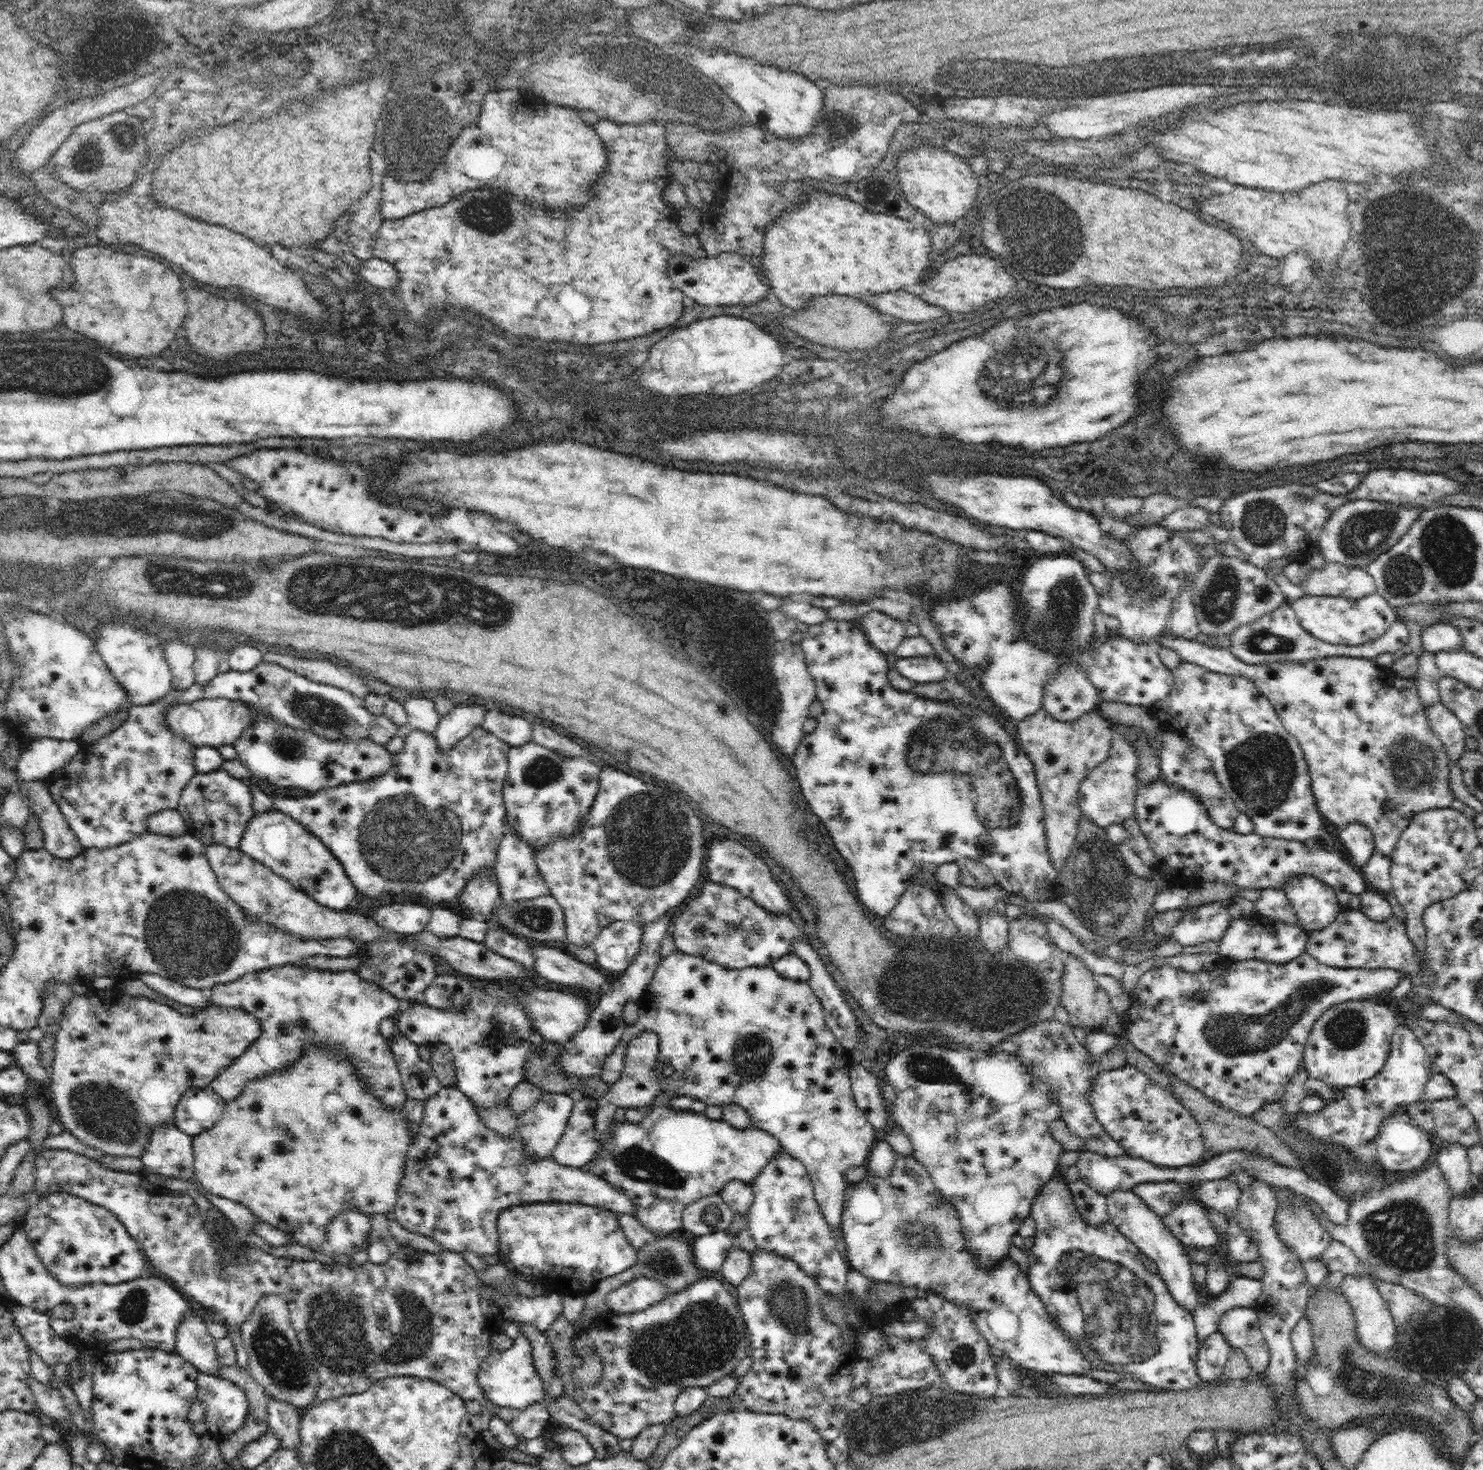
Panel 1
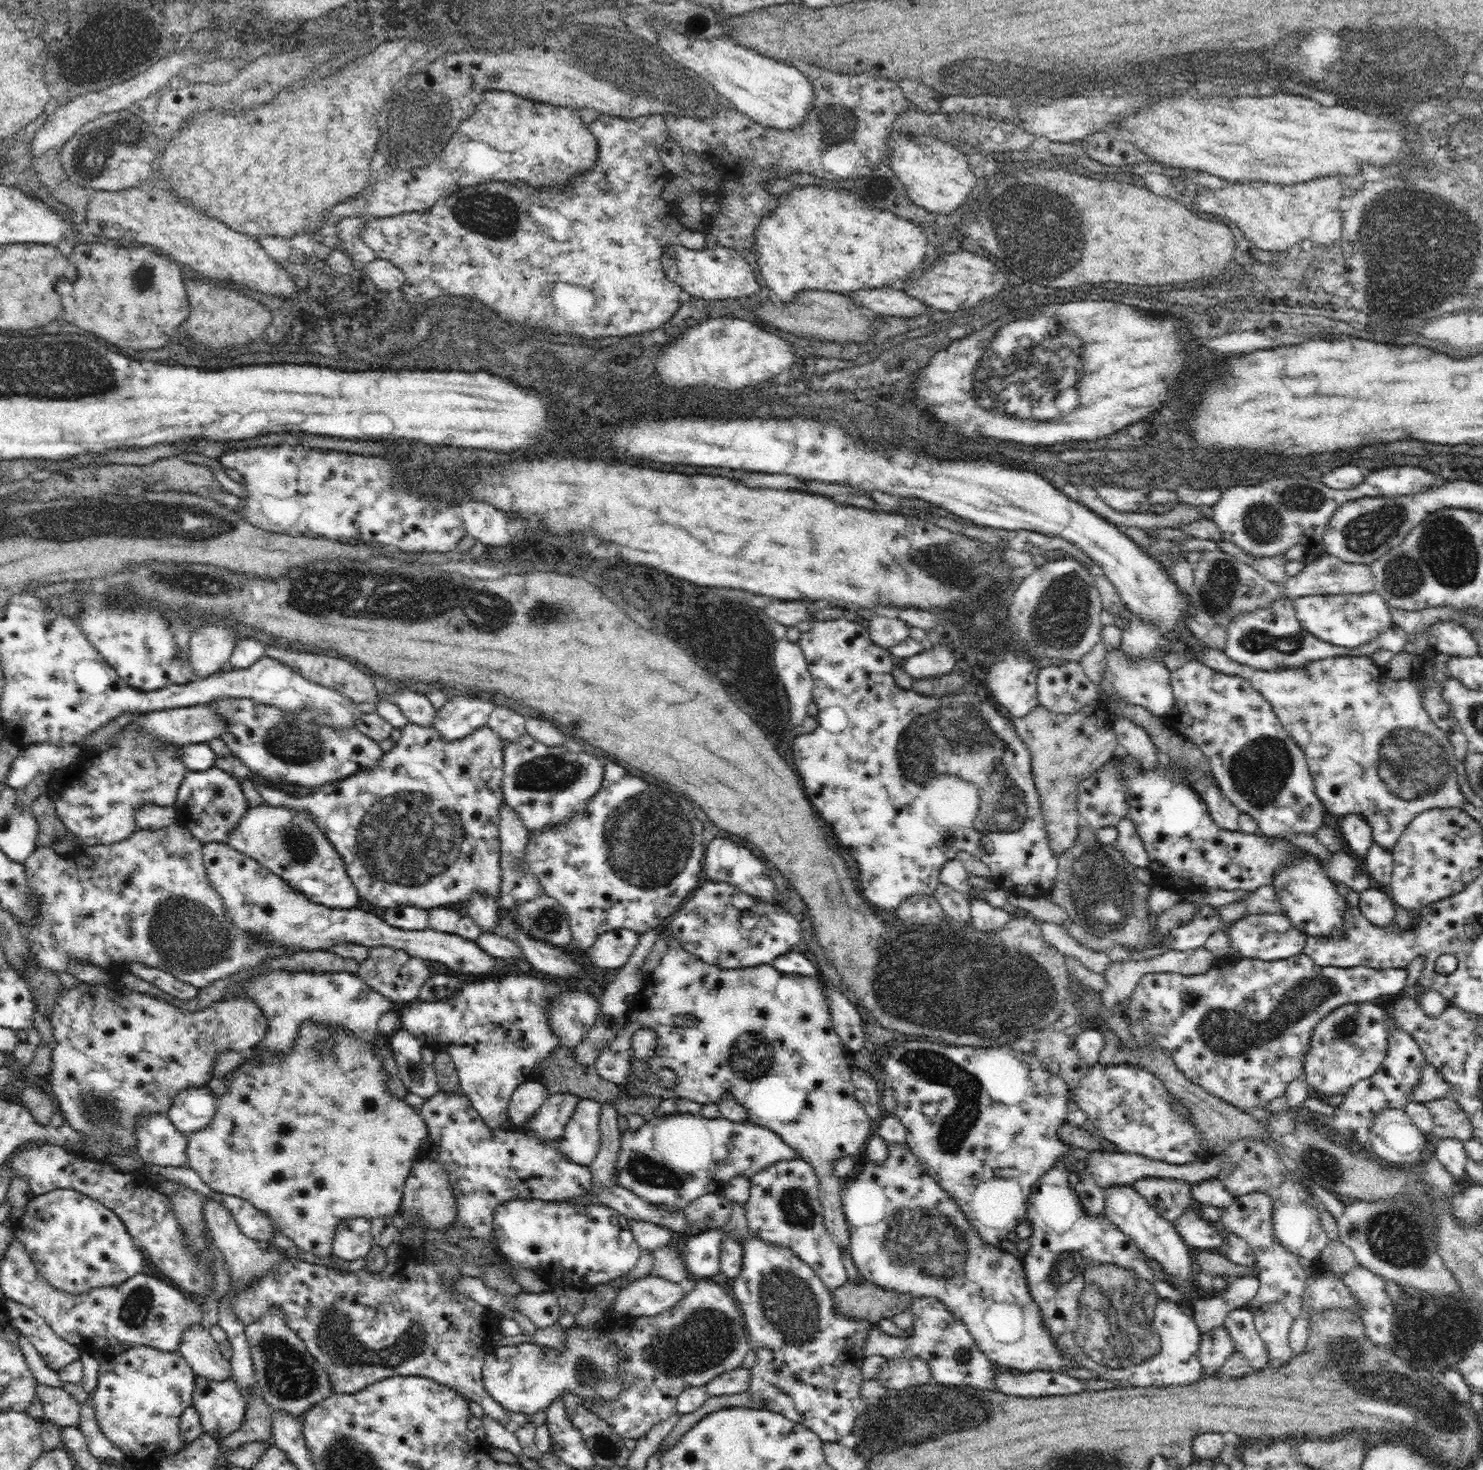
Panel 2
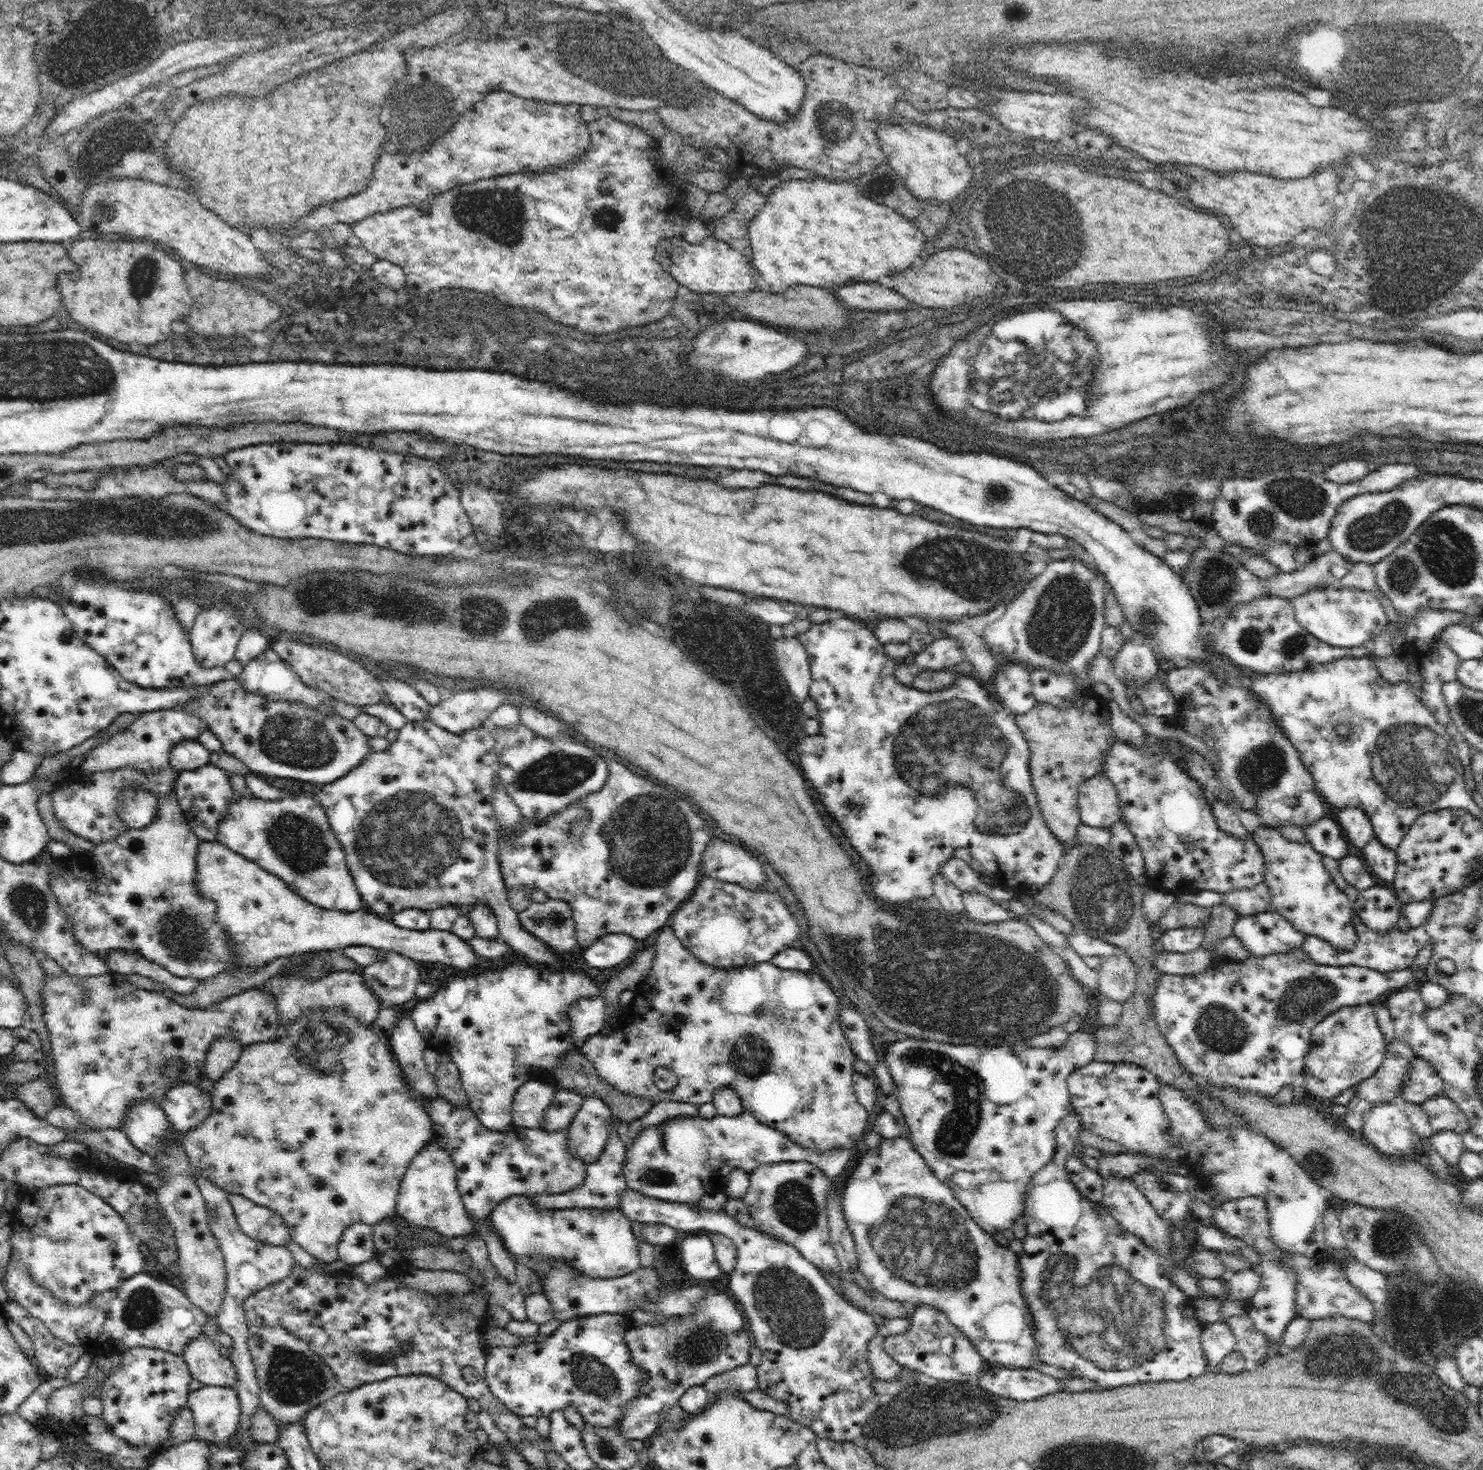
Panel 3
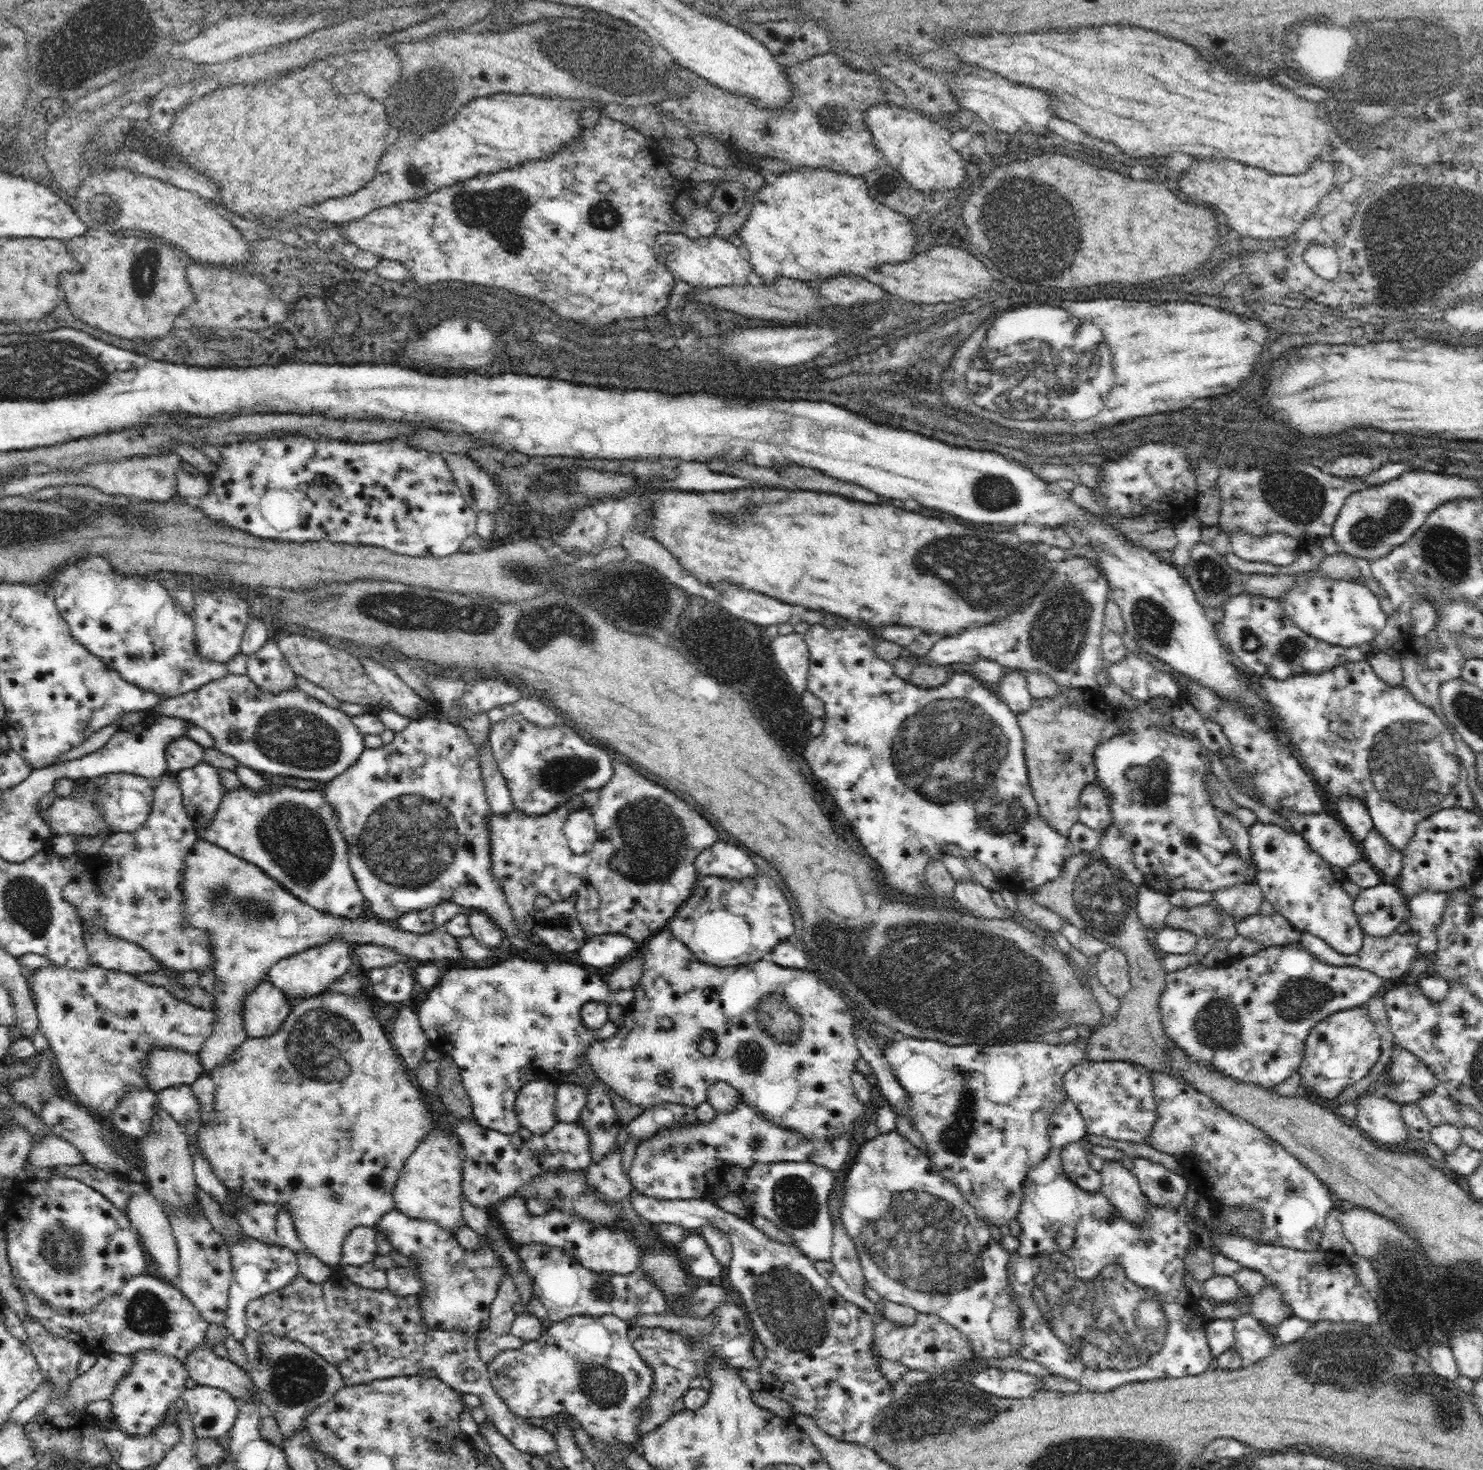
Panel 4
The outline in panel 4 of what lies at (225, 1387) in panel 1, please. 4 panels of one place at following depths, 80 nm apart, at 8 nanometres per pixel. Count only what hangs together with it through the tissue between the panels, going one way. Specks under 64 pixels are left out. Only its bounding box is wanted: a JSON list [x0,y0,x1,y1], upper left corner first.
[181,1385,239,1439]

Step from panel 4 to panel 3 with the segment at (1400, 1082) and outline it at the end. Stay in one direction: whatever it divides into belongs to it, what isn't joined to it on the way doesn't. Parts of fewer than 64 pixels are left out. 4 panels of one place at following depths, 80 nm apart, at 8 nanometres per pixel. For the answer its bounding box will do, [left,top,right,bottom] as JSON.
[1400,1058,1443,1103]

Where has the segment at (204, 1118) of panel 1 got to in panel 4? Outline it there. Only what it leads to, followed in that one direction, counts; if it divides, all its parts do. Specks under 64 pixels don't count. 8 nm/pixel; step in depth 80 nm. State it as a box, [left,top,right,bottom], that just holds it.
[157,1085,200,1129]

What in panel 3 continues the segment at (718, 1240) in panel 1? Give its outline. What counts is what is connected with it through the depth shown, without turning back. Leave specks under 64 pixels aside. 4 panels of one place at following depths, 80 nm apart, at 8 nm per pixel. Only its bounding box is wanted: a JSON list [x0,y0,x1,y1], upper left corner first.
[678,1232,721,1278]

